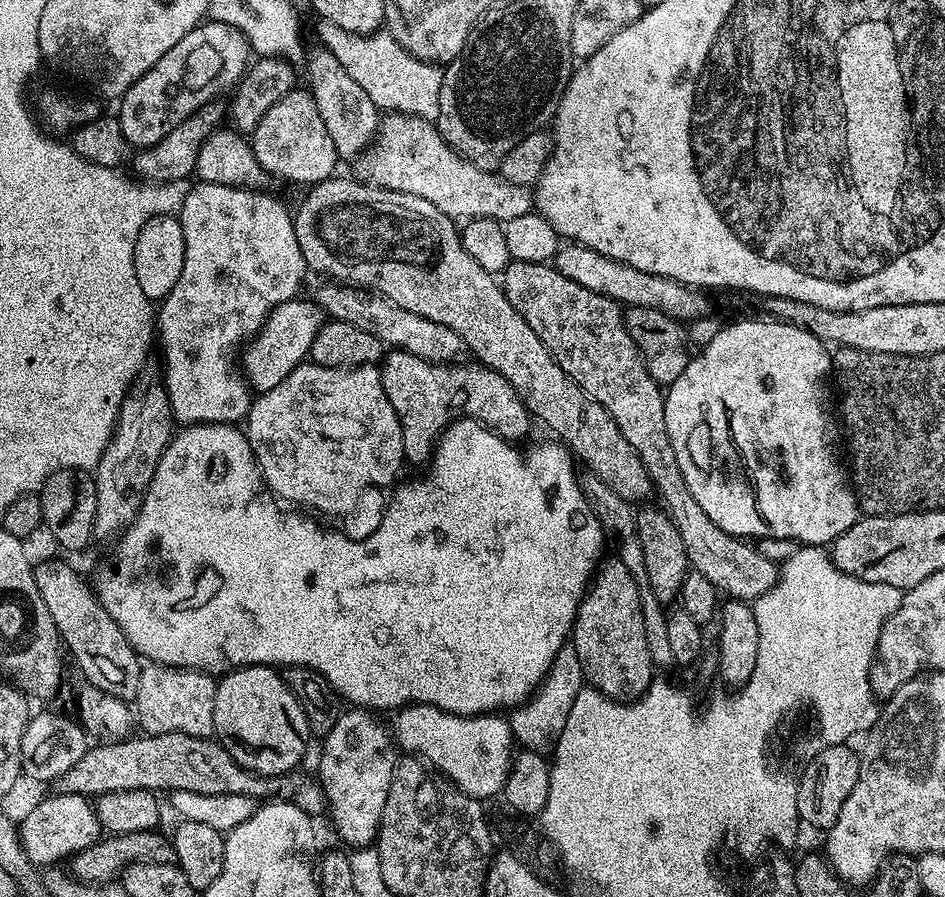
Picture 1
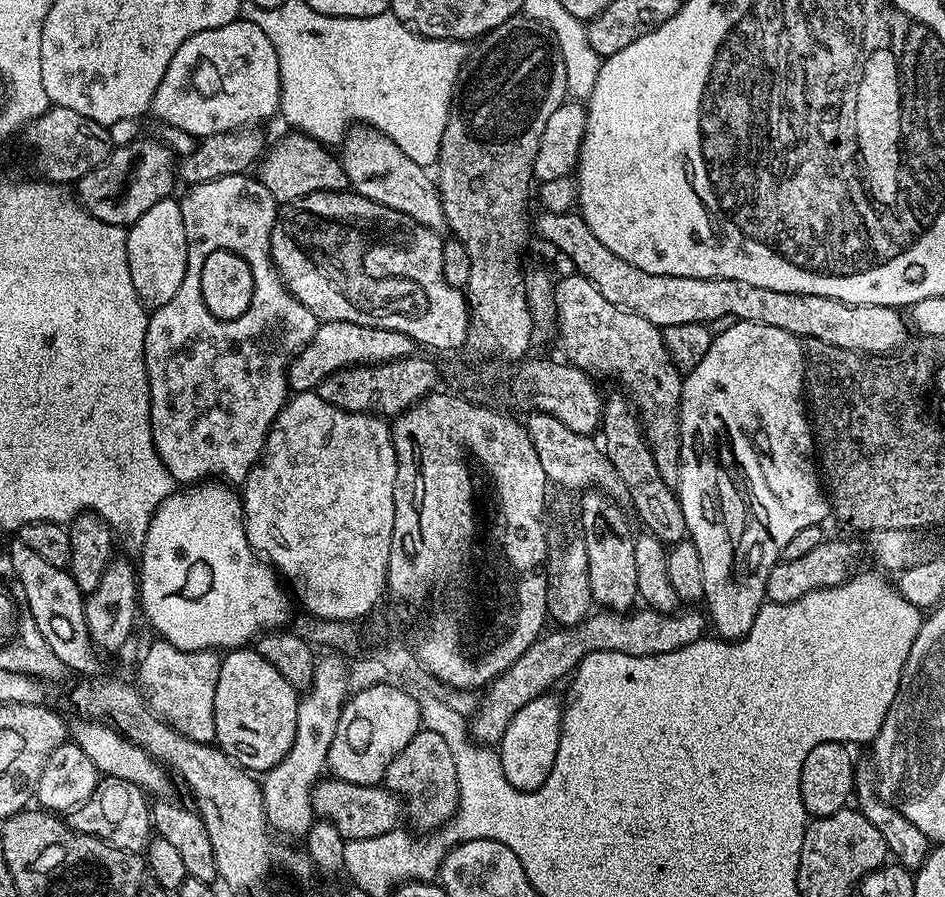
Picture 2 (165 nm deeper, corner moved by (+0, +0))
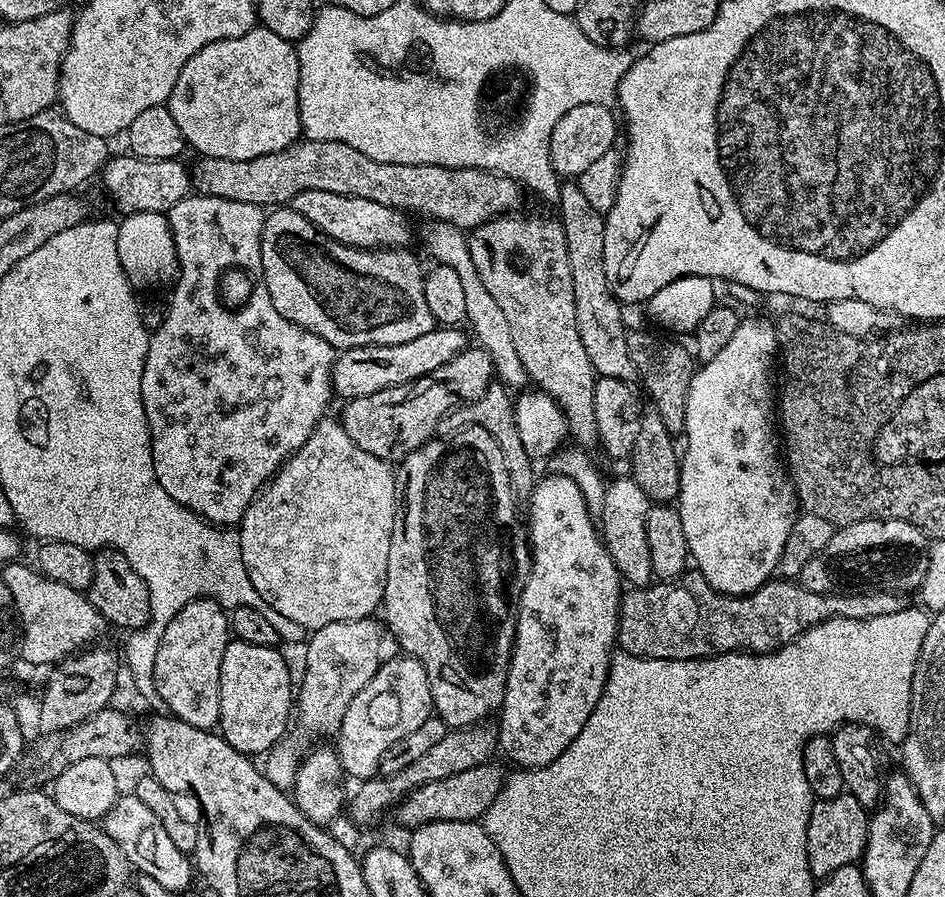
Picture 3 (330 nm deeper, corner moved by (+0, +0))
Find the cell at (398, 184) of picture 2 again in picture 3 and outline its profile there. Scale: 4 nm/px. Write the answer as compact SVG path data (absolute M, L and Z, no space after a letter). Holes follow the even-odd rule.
M437 220L427 225L424 232L424 248L433 256L435 263L445 264L458 274L462 280L463 297L466 298L466 312L464 320L467 327L472 327L471 335L476 335L475 343L490 354L494 376L499 383L509 390L524 390L529 387L530 381L526 374L526 366L522 366L522 358L518 358L518 350L514 350L514 337L510 334L510 325L498 307L498 302L490 295L490 290L482 286L482 278L478 278L478 270L474 266L474 258L470 258L468 237L465 229L450 226L450 222ZM469 324L469 325L468 325ZM516 388L516 389L515 389Z

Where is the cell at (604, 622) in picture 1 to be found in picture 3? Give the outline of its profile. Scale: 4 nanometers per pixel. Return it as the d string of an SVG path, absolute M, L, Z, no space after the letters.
M520 215L494 216L482 226L471 229L467 233L470 258L474 258L482 286L490 290L490 295L494 302L498 302L506 323L510 325L514 350L518 350L518 358L522 358L522 366L526 366L529 381L537 384L536 388L546 393L552 403L564 411L569 437L579 447L592 450L592 447L600 444L598 418L594 414L594 390L598 377L578 334L578 318L574 314L574 282L570 282L570 258L566 254L566 234L555 215Z

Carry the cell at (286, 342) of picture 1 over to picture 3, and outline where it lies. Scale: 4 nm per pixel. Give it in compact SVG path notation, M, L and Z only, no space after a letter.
M437 326L430 334L421 334L414 342L398 342L398 346L354 346L345 348L337 355L332 367L332 391L341 401L363 398L366 394L378 394L378 390L386 390L390 386L408 384L412 380L422 378L438 366L446 366L450 358L454 358L465 348L470 340L465 329L460 326Z

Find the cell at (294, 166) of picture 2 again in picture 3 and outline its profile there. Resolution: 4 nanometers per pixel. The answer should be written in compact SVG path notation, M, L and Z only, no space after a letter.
M306 190L295 196L290 202L291 208L302 218L306 218L322 234L331 240L337 240L351 248L402 248L407 249L412 240L412 228L408 225L409 217L399 208L382 206L382 202L370 202L370 198L350 198L346 194L330 194L326 190Z

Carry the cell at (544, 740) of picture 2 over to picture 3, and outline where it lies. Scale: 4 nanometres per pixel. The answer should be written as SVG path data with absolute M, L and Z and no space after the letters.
M553 474L546 476L545 480L540 478L535 481L532 496L526 501L526 507L528 507L526 531L532 553L532 568L528 572L524 589L520 592L520 607L516 609L516 641L512 647L512 657L508 663L504 701L501 702L498 709L498 717L500 716L500 720L498 719L499 751L502 756L504 752L506 759L513 760L516 763L515 767L520 770L541 768L554 762L554 758L558 758L558 754L562 754L562 750L566 750L566 746L570 746L570 742L574 742L574 738L578 738L578 734L582 734L582 726L586 726L586 718L590 718L590 714L594 714L594 706L598 702L598 698L602 698L602 690L606 686L606 678L608 677L608 667L614 655L618 618L620 617L620 597L622 595L620 571L614 566L597 525L594 523L594 517L587 510L582 491L568 477Z

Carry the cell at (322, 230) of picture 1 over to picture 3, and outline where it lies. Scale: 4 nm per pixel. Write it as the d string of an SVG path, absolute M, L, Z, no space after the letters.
M276 206L264 217L262 230L262 274L274 310L290 322L326 338L337 350L354 346L398 346L398 342L414 342L421 334L430 334L437 321L426 304L425 273L402 248L351 248L322 234L291 206Z

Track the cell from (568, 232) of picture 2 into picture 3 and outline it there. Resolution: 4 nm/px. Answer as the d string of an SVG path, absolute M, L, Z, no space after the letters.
M303 138L296 141L296 143L292 144L286 150L282 150L281 152L275 152L274 154L262 154L262 158L246 158L245 160L239 160L238 158L210 158L209 156L200 156L197 159L197 164L194 163L191 165L190 168L190 175L192 177L192 187L195 189L197 193L201 196L213 196L214 198L230 198L236 202L250 202L251 204L258 204L261 206L284 206L287 205L292 199L297 196L298 194L302 194L306 190L326 190L330 194L346 194L350 198L370 198L370 202L382 202L382 206L390 206L391 208L399 208L401 212L405 214L413 214L412 212L418 212L422 216L429 216L427 219L429 221L435 222L437 220L441 220L442 222L450 222L450 226L458 226L459 228L463 228L465 230L471 230L473 228L477 228L478 226L482 226L486 222L492 220L494 216L506 216L517 211L516 208L519 206L520 203L523 202L524 196L526 197L525 189L522 187L520 181L518 180L511 180L510 178L506 178L505 176L499 176L496 172L487 172L486 170L482 170L481 168L447 168L446 166L426 166L425 164L399 164L398 162L374 162L374 158L366 158L366 154L362 154L362 150L354 150L354 146L346 146L346 142L338 142L337 140L305 140Z

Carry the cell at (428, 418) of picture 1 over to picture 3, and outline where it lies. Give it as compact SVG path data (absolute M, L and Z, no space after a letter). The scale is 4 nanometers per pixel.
M466 427L466 428L464 428L464 429L463 429L463 430L460 430L460 431L457 431L457 432L456 432L456 433L455 433L455 435L453 435L453 436L452 436L452 438L453 438L453 440L448 440L448 441L444 441L444 440L440 440L440 439L441 439L441 438L433 438L433 439L431 439L431 440L427 440L427 442L426 442L426 443L424 443L424 444L423 444L423 446L422 446L422 447L420 447L420 448L419 448L419 449L418 449L418 450L414 450L414 451L413 451L413 452L412 452L412 453L410 453L410 454L409 454L409 456L407 456L407 457L406 457L406 458L405 458L405 459L404 459L404 460L401 460L401 461L399 461L399 464L398 464L398 467L397 467L397 468L396 468L396 469L395 469L395 473L396 473L396 517L395 517L395 518L394 518L394 530L393 530L393 531L392 531L392 537L391 537L391 538L390 538L390 562L389 562L389 563L388 563L388 565L387 565L387 566L386 566L386 586L385 586L385 587L384 587L384 598L383 598L383 601L382 601L382 613L383 613L383 612L384 612L384 620L385 620L385 621L384 621L384 620L383 620L383 623L384 623L384 624L385 624L385 625L386 625L386 628L387 628L387 624L386 624L386 623L388 623L388 628L389 628L389 630L390 630L390 631L392 631L392 636L393 636L393 638L394 638L394 639L396 639L396 640L397 640L397 642L398 642L398 643L400 643L400 648L399 648L399 651L400 651L400 652L401 652L401 653L403 653L403 655L405 655L405 656L412 656L412 657L413 657L413 658L415 658L415 660L417 660L417 661L418 661L418 662L422 662L422 670L426 670L426 678L427 678L427 679L428 679L428 681L429 681L429 682L430 682L430 694L431 694L431 695L432 695L432 707L433 707L433 709L434 709L434 712L435 712L435 715L437 715L437 716L439 716L439 717L440 717L440 720L441 720L441 722L443 722L443 724L444 724L444 725L445 725L445 726L447 726L447 728L448 728L448 729L449 729L449 730L455 730L455 729L458 729L458 728L470 728L470 727L472 727L472 725L473 725L473 724L478 724L478 723L481 723L481 722L484 722L484 721L487 721L487 720L488 720L488 719L489 719L489 717L491 717L491 716L488 716L488 715L490 715L490 714L491 714L491 712L492 712L492 715L493 715L493 713L495 713L495 712L496 712L496 711L497 711L497 709L499 709L499 706L500 706L500 704L501 704L501 702L503 702L503 701L504 701L504 687L505 687L505 686L506 686L506 674L507 674L507 673L508 673L508 663L509 663L509 662L510 662L510 658L511 658L511 657L512 657L512 647L513 647L513 646L514 646L514 642L515 642L515 641L516 641L516 609L517 609L517 608L519 608L519 607L520 607L520 592L521 592L521 590L522 590L522 589L524 589L524 583L525 583L525 582L526 582L526 578L527 578L527 577L528 577L528 572L529 572L529 571L530 571L530 569L531 569L531 568L532 568L532 553L531 553L531 551L530 551L530 545L529 545L529 543L528 543L528 533L527 533L527 531L526 531L526 528L525 528L525 525L524 525L524 524L523 524L523 523L520 523L520 524L516 524L516 507L518 507L518 501L517 501L517 498L516 498L516 496L515 496L515 494L514 494L514 493L512 493L512 490L511 490L511 480L510 480L510 474L508 474L508 473L507 473L507 468L506 468L506 462L505 462L505 461L504 461L504 460L503 460L503 454L502 454L502 450L501 450L501 449L500 449L500 448L499 448L499 444L498 444L498 442L497 442L497 441L496 441L496 440L495 440L495 439L494 439L494 437L492 437L492 436L491 436L491 434L489 434L489 433L488 433L488 432L487 432L487 431L486 431L486 430L485 430L485 429L482 429L482 428L478 428L478 427Z

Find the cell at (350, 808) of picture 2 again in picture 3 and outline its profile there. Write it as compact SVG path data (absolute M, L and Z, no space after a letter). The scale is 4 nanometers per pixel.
M489 762L474 766L474 770L462 770L462 774L454 774L451 778L442 778L438 782L418 786L398 805L400 824L408 828L407 830L415 830L430 822L479 821L494 802L494 798L498 798L505 779L506 772L503 772L496 762Z

